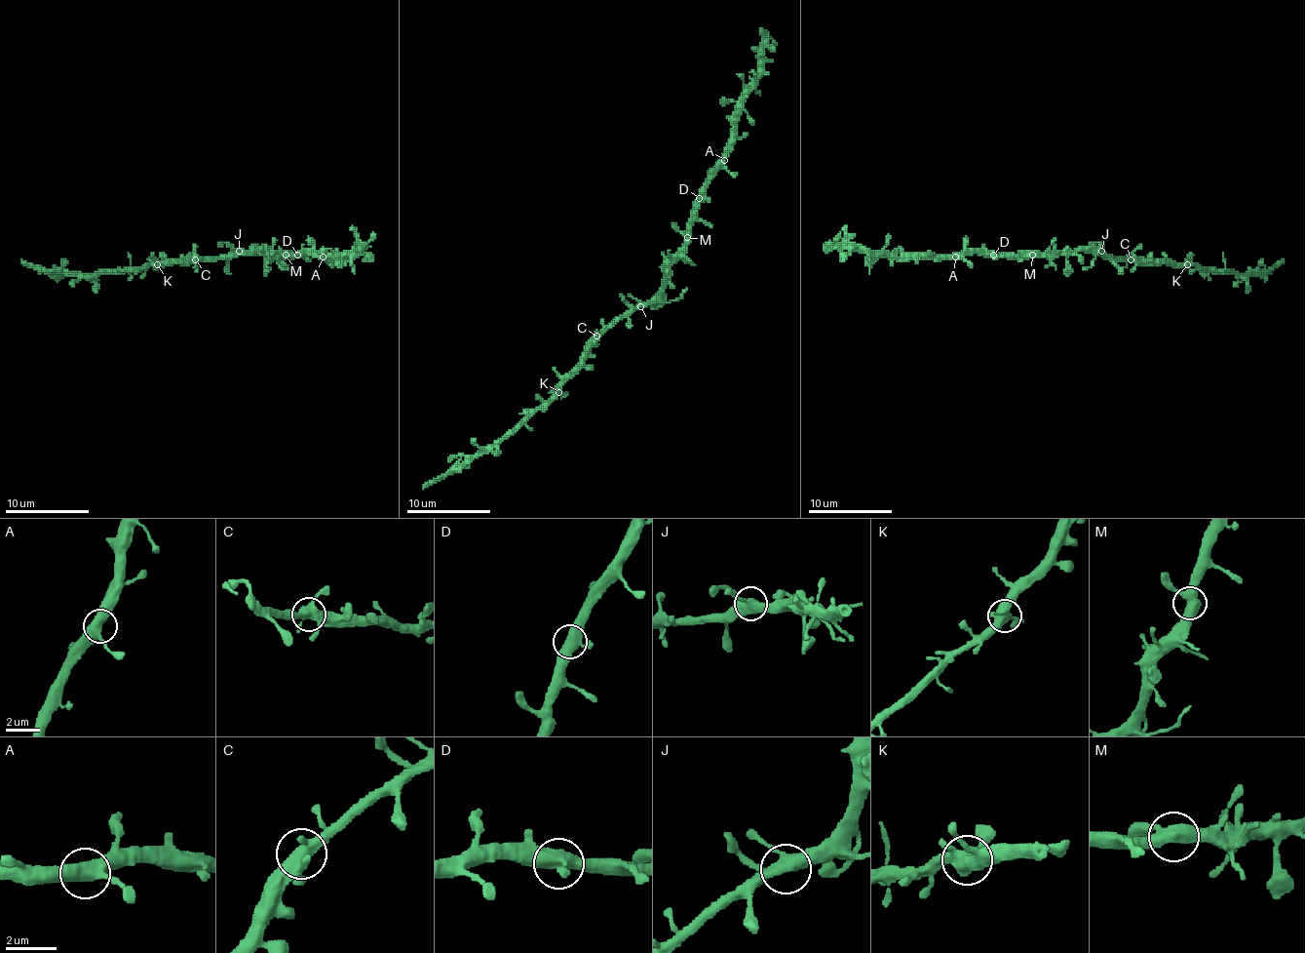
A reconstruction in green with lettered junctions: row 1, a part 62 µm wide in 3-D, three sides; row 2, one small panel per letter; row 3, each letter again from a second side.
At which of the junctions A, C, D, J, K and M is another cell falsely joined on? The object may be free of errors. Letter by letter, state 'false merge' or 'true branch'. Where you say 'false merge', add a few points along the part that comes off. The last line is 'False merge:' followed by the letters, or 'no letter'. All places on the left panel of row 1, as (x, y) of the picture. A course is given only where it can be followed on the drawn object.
A: true branch
C: true branch
D: true branch
J: true branch
K: true branch
M: true branch
False merge: no letter

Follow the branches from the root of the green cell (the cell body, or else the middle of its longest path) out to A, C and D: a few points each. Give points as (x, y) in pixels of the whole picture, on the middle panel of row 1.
A: (653, 297), (662, 286), (664, 267), (684, 242), (693, 202), (699, 189), (724, 160)
C: (653, 297), (620, 315), (596, 336)
D: (653, 297), (662, 286), (664, 267), (684, 242), (693, 204), (699, 198)

